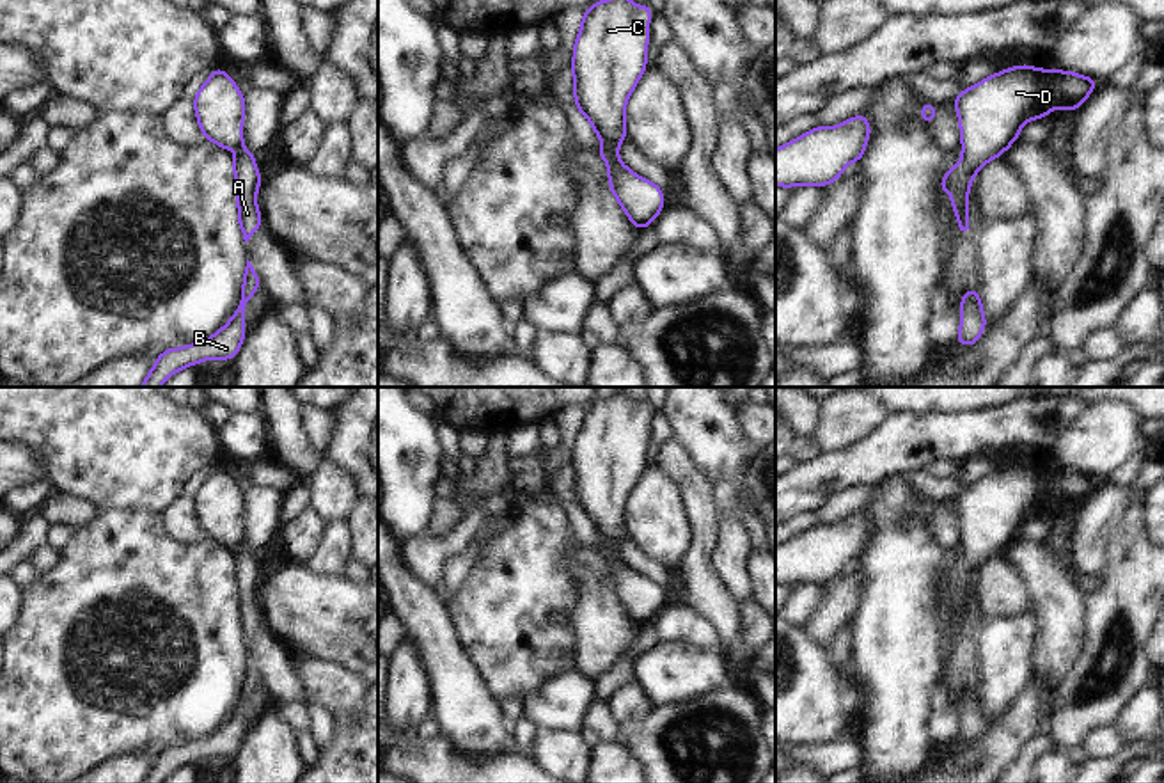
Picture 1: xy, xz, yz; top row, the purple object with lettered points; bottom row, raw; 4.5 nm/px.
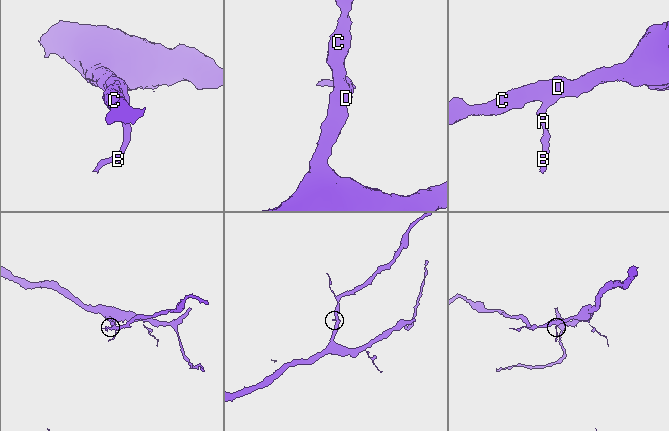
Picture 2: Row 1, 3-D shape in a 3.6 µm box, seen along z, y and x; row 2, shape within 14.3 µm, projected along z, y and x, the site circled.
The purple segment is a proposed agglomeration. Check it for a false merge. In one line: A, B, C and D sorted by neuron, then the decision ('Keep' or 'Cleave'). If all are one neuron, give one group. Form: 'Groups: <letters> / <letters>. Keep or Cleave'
Groups: A B C D. Keep

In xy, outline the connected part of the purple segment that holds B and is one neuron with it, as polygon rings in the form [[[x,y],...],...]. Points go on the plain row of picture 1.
[[[247,657],[241,696],[232,716],[211,735],[206,735],[195,742],[186,742],[183,746],[169,746],[161,749],[142,783],[161,783],[170,772],[177,771],[179,767],[209,756],[232,758],[247,732],[243,717],[245,705],[259,685],[261,680],[257,669]]]

